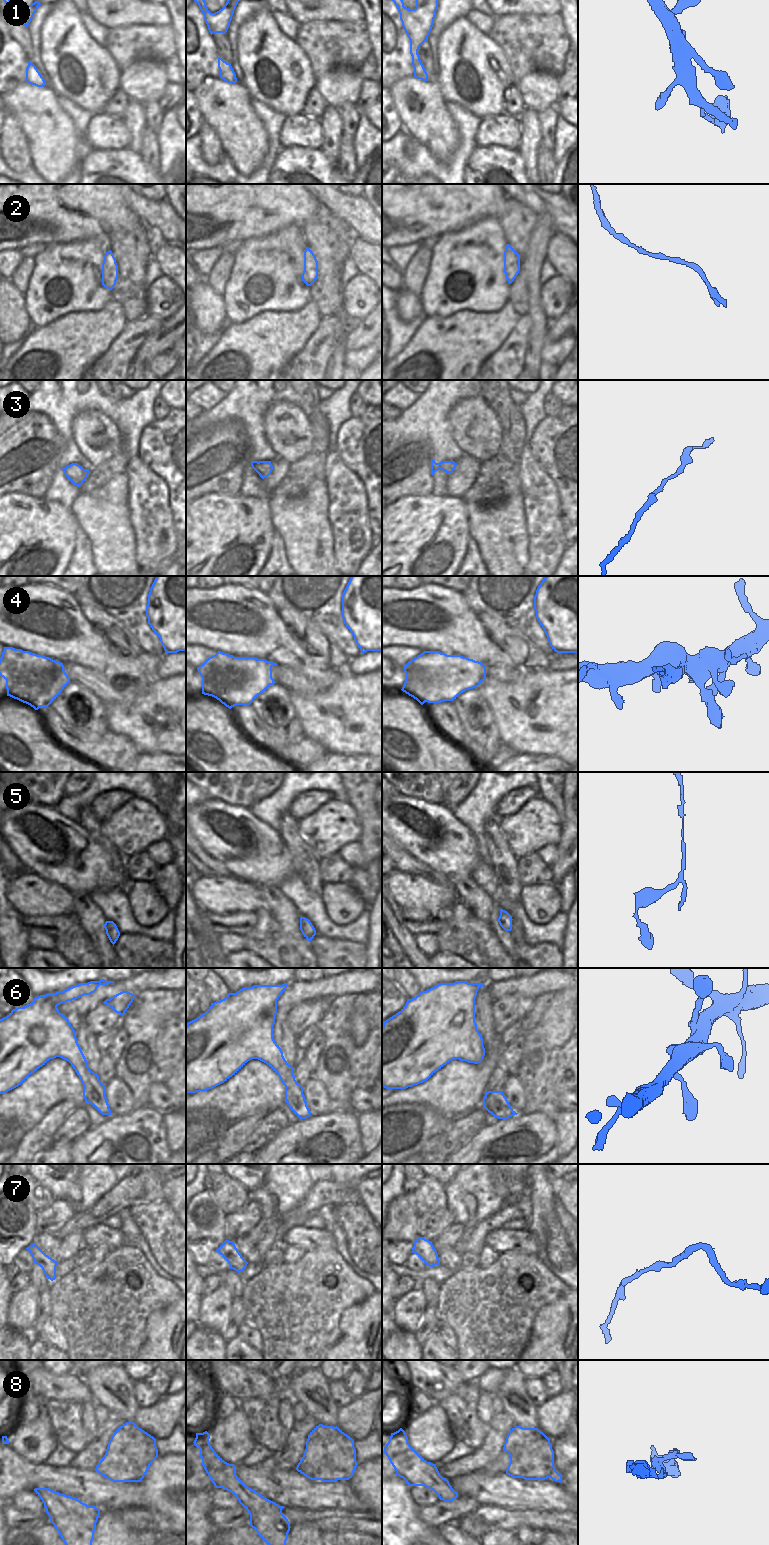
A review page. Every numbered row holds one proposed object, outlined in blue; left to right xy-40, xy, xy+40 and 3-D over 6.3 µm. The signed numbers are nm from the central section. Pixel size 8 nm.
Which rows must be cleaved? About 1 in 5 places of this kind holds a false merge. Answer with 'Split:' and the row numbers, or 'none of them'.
Split: 4

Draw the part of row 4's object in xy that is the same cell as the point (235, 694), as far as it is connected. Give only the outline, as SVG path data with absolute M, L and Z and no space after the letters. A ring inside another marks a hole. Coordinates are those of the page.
M218 651L206 659L197 670L202 678L202 694L212 696L231 709L236 705L250 705L270 684L259 679L247 683L231 683L226 690L218 680L221 671L230 668L234 656Z

